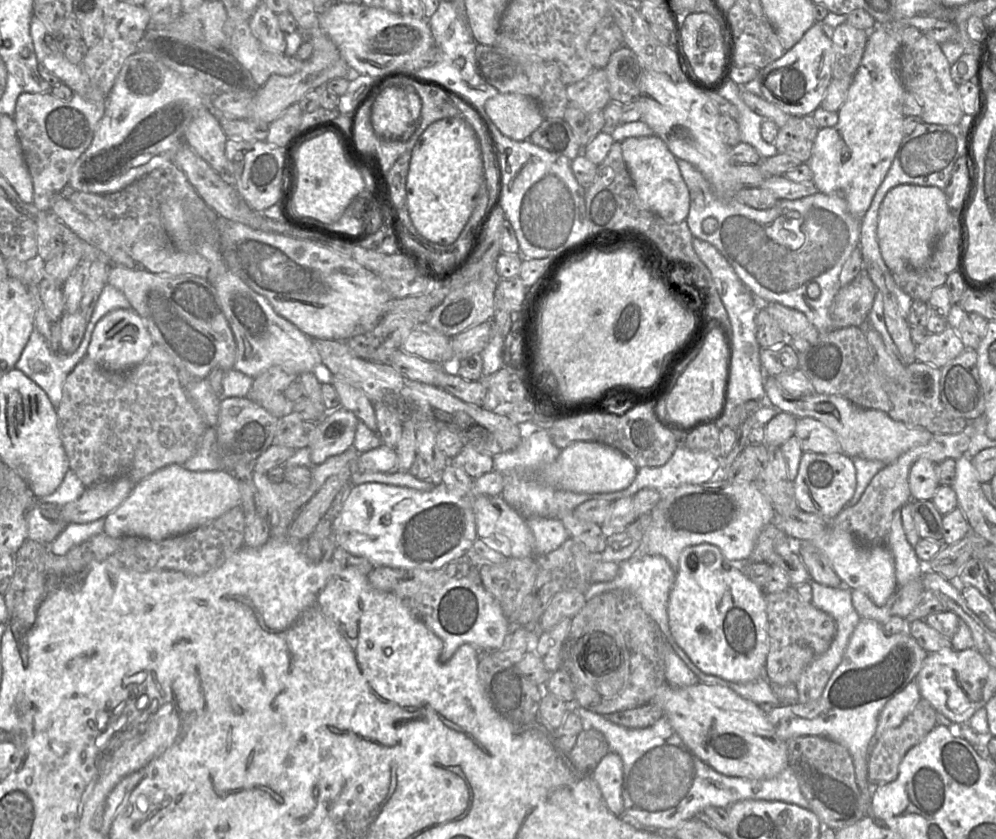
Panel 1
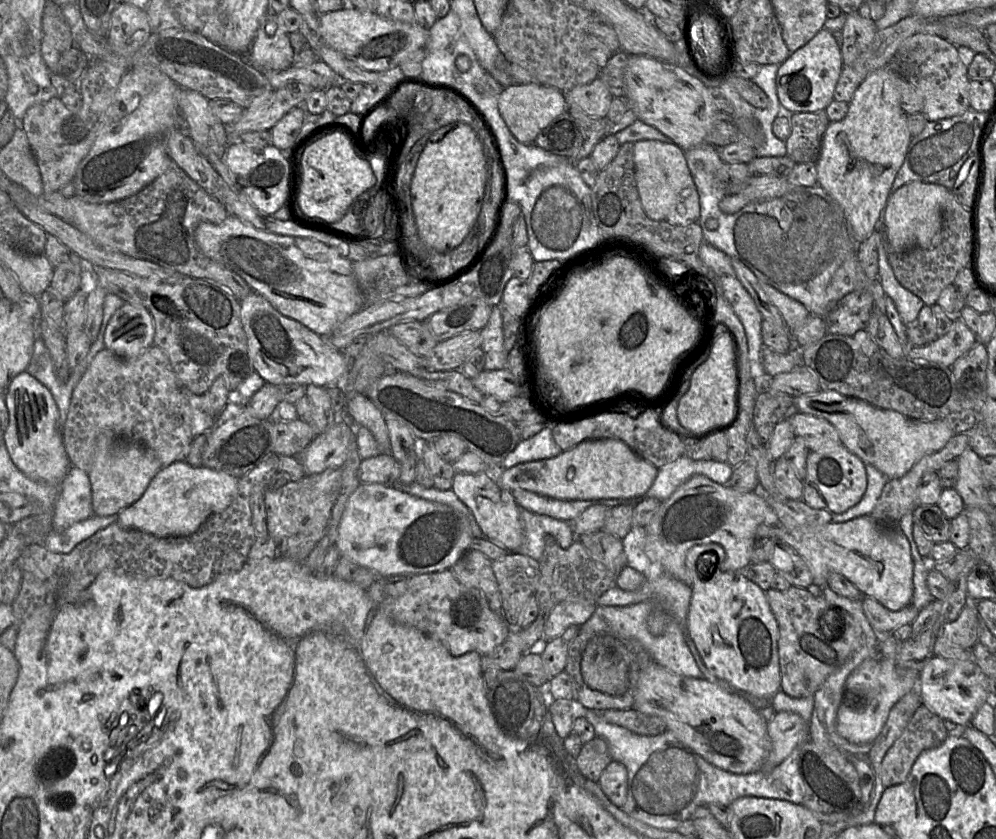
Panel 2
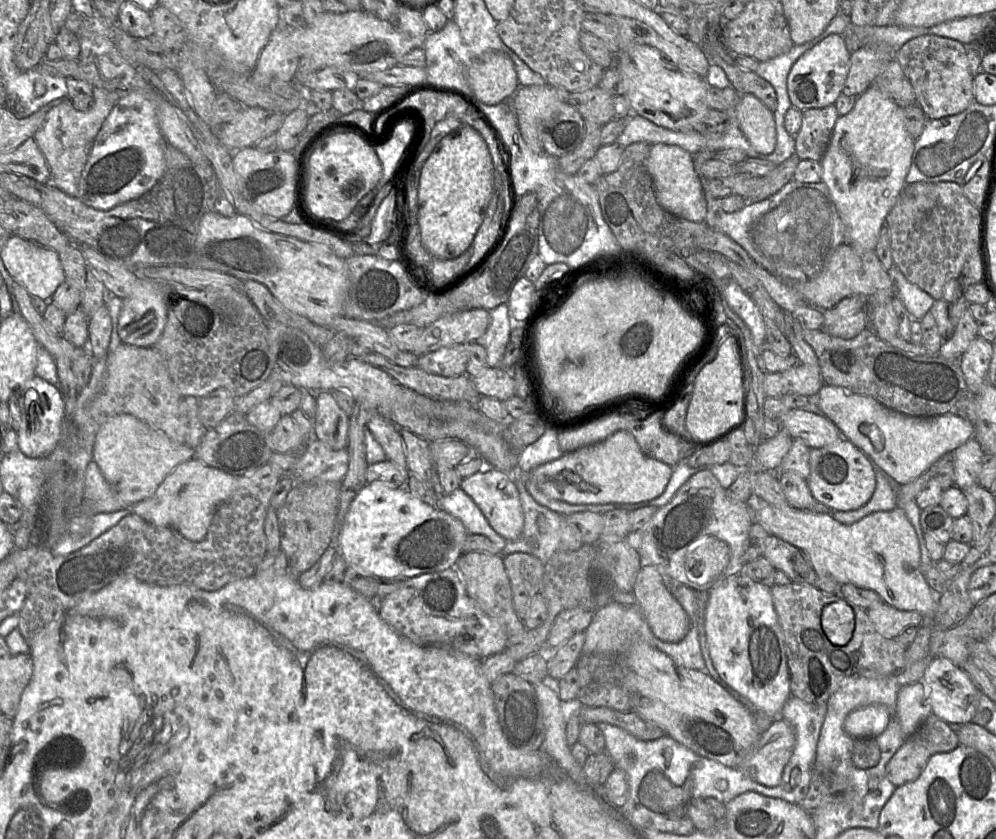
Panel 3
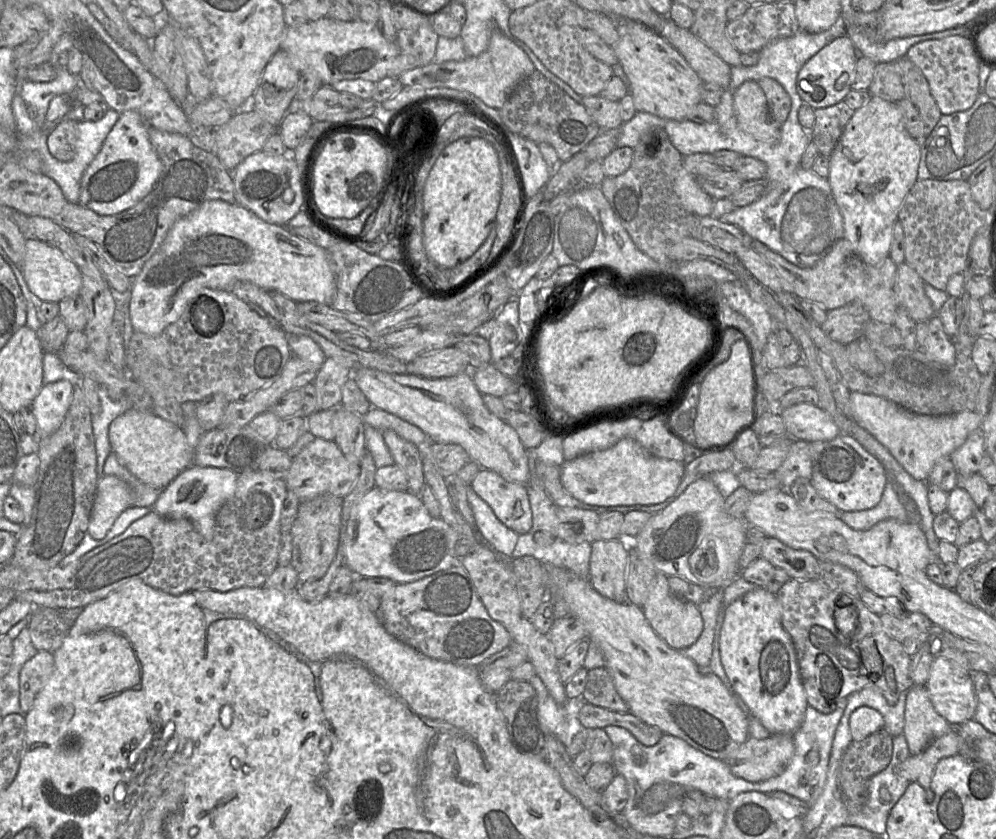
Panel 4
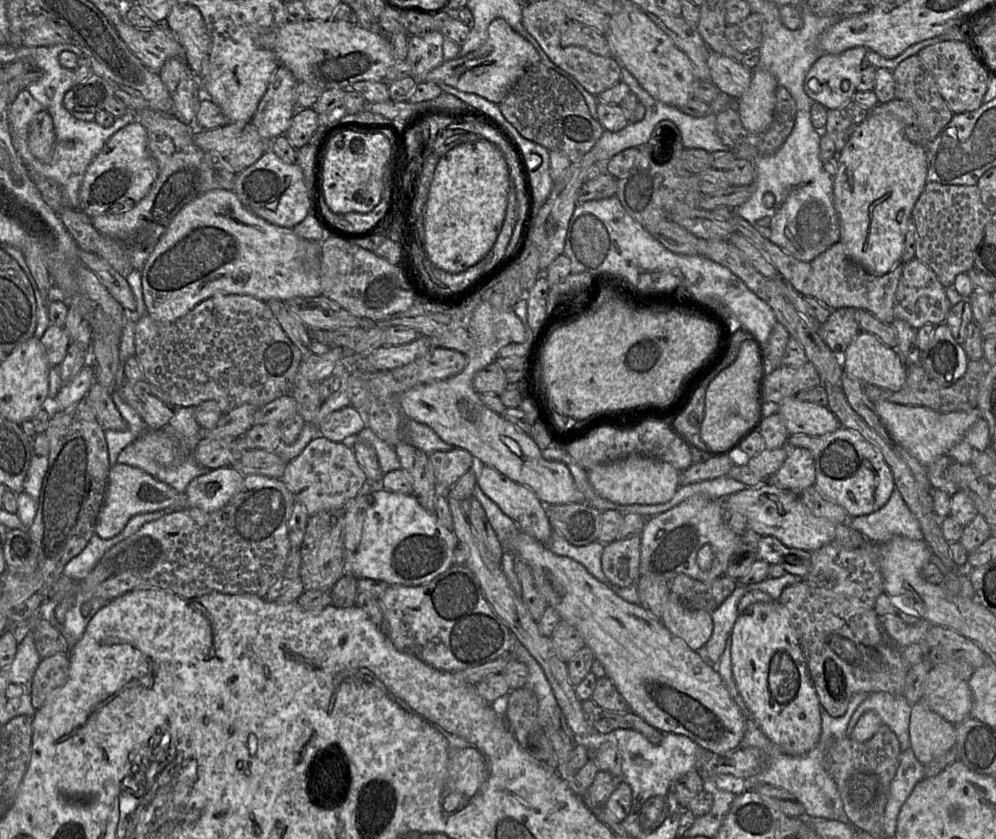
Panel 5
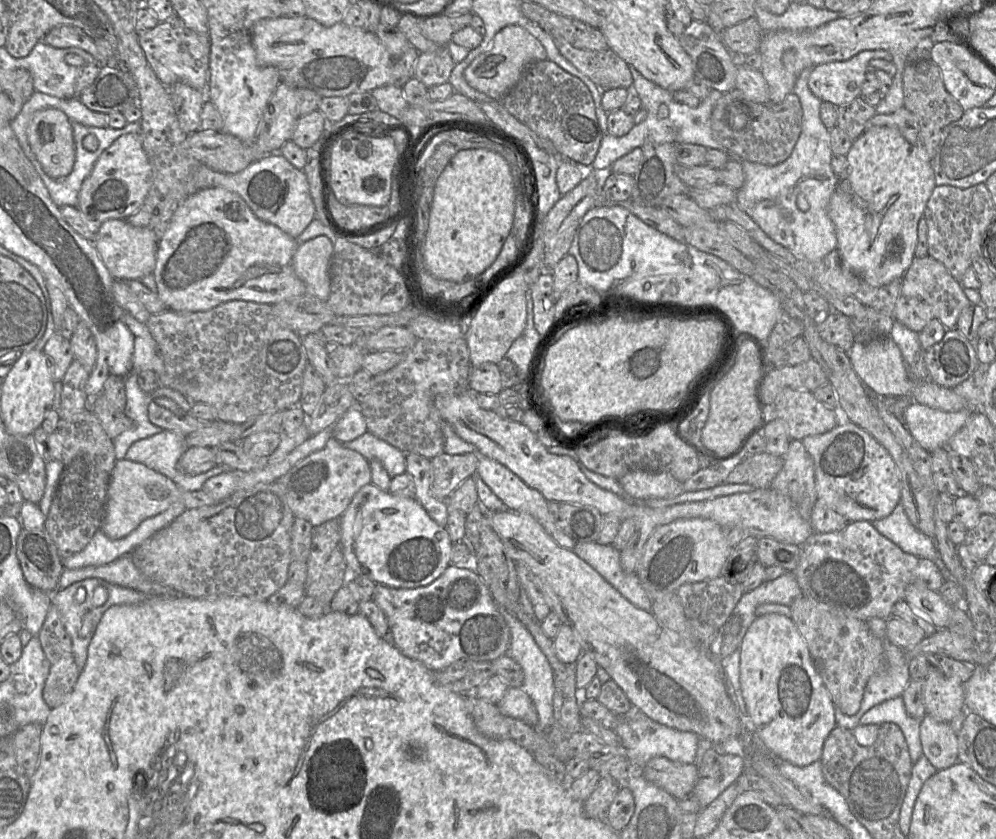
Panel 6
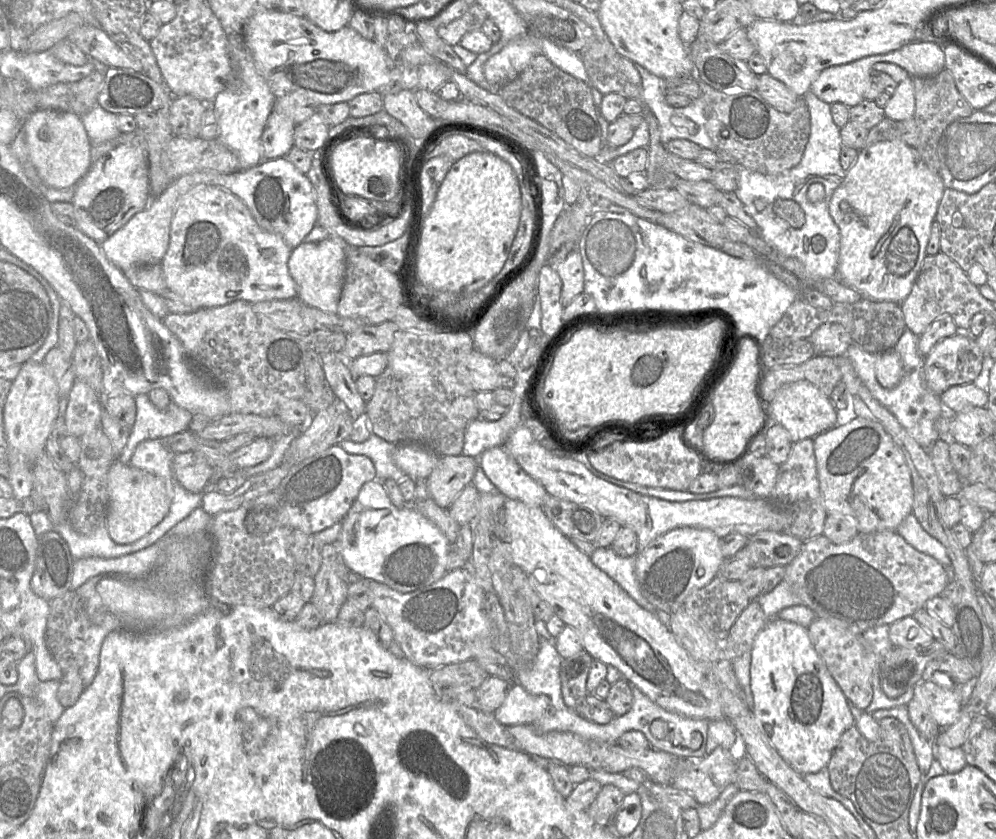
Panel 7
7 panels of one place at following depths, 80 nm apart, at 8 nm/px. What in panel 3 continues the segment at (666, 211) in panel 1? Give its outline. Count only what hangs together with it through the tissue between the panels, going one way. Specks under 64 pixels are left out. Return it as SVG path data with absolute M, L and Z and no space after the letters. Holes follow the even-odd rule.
M652 144L647 159L647 169L652 177L656 200L663 209L691 222L704 222L707 202L701 178L695 170L690 153L676 145Z

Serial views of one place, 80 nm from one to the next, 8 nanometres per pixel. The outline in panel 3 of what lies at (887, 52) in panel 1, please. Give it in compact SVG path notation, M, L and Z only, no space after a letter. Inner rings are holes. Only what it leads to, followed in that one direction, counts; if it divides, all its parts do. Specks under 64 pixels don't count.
M870 86L857 97L851 112L838 118L827 151L821 160L822 182L826 184L843 221L846 243L864 251L874 251L886 217L906 185L905 179L911 166L915 140L905 126L903 108L874 86Z

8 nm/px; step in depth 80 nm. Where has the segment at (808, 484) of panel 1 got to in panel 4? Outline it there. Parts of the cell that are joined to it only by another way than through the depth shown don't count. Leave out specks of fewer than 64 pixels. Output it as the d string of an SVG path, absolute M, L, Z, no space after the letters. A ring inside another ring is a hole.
M841 433L830 441L810 443L812 477L809 480L820 496L831 502L840 512L862 511L875 507L881 500L884 488L889 481L883 464L869 453L856 439Z

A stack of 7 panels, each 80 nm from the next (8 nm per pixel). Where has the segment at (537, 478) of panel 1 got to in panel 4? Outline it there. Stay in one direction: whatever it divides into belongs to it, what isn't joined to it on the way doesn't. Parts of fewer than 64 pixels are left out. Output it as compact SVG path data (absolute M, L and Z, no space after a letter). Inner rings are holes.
M631 438L604 450L564 461L560 467L564 488L579 501L594 506L653 505L671 497L685 475L685 463L659 458Z

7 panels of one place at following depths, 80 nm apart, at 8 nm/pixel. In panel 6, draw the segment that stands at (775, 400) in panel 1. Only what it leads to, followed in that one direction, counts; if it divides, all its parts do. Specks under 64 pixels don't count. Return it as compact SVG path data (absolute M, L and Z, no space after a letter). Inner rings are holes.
M913 403L903 413L903 421L912 437L921 447L933 452L946 446L977 409L969 408L947 412L930 406Z

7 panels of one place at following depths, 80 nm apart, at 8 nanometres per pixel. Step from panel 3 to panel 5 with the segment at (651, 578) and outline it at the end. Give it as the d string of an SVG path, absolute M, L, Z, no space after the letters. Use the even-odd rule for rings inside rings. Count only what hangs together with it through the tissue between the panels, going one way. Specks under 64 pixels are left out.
M672 593L664 607L661 622L672 635L682 639L694 651L703 647L713 632L710 613L686 608Z

